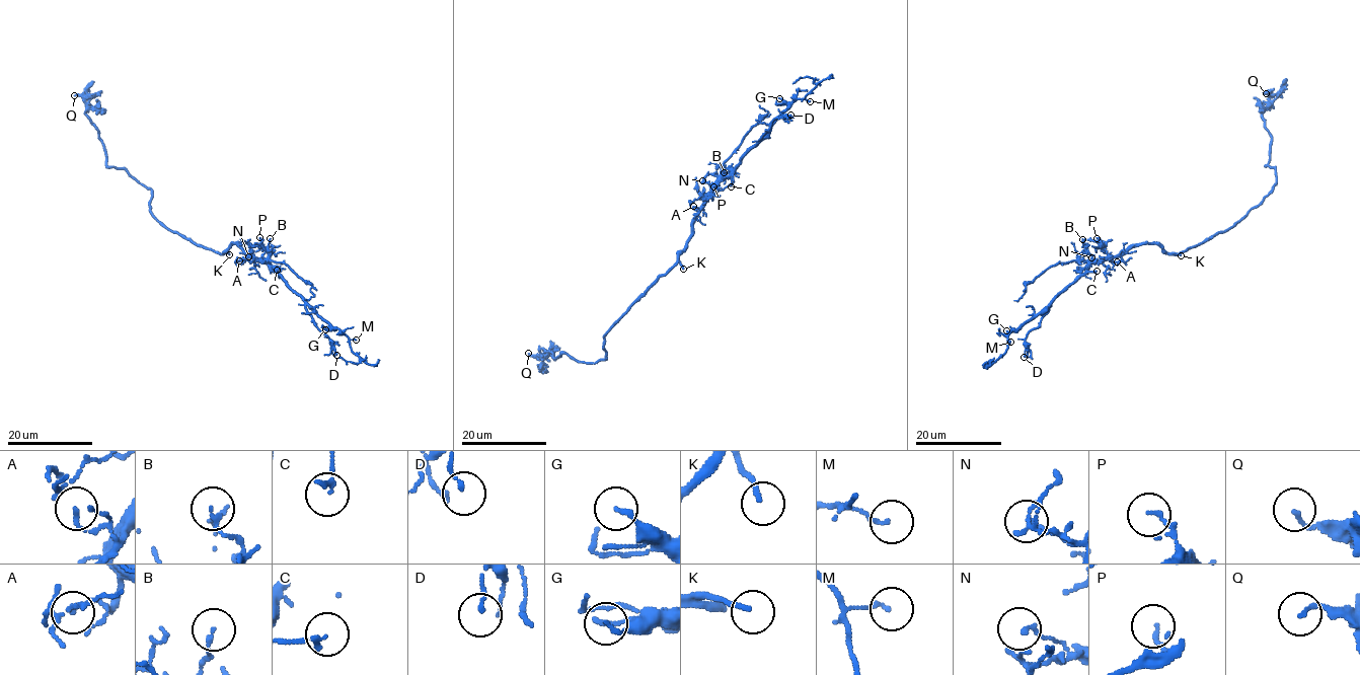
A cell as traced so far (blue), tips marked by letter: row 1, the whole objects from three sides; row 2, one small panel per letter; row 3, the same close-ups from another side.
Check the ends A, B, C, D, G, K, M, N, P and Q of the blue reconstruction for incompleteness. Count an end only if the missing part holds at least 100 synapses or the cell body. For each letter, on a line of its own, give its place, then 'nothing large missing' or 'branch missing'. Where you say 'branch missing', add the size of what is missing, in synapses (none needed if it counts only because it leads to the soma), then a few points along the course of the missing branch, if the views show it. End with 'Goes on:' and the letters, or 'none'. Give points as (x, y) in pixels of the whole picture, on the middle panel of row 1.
A: place (693, 206); nothing large missing
B: place (724, 172); nothing large missing
C: place (731, 186); nothing large missing
D: place (790, 115); nothing large missing
G: place (779, 98); nothing large missing
K: place (683, 269); branch missing; course (683, 269), (742, 359), (742, 366), (733, 375), (716, 374), (703, 365), (698, 349)
M: place (810, 101); nothing large missing
N: place (702, 180); nothing large missing
P: place (713, 186); nothing large missing
Q: place (528, 353); nothing large missing
Goes on: K

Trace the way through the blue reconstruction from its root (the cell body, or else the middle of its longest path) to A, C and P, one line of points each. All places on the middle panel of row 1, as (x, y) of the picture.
A: (675, 263), (691, 234), (691, 222), (699, 212), (693, 206)
C: (675, 263), (685, 246), (692, 220), (707, 193), (727, 176), (732, 180), (731, 186)
P: (675, 263), (685, 246), (692, 220), (701, 209), (705, 195), (715, 191), (713, 186)

